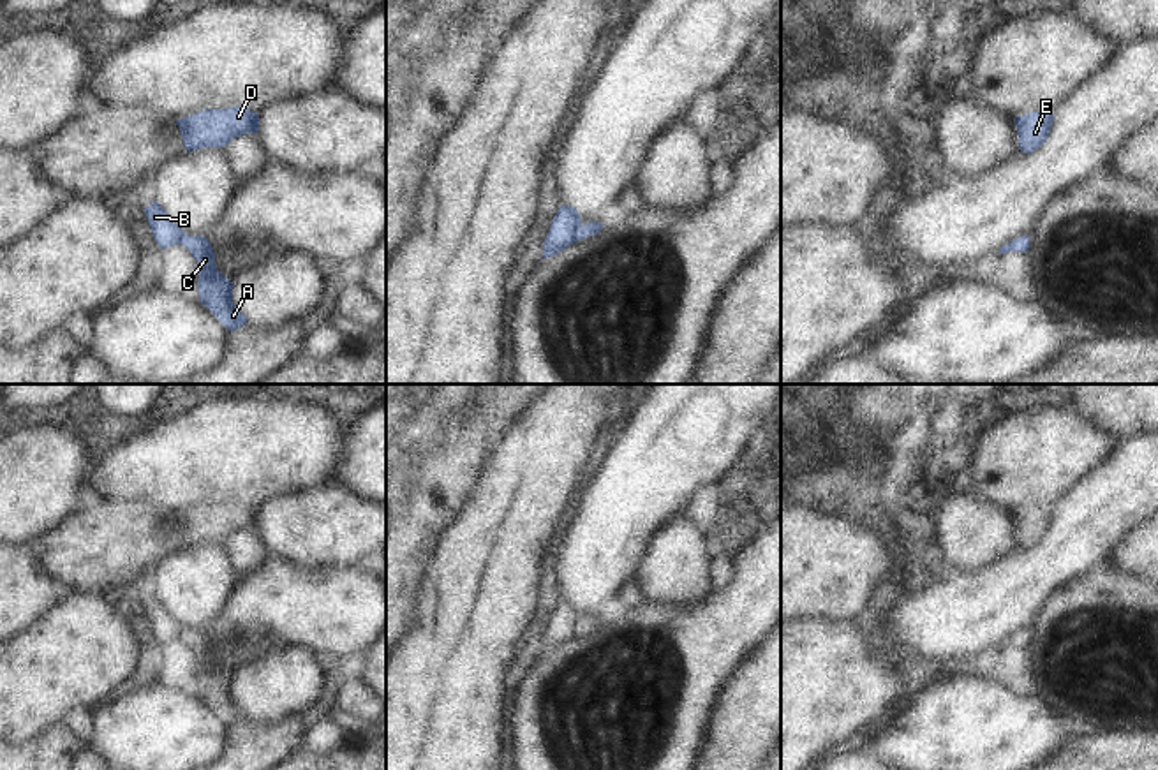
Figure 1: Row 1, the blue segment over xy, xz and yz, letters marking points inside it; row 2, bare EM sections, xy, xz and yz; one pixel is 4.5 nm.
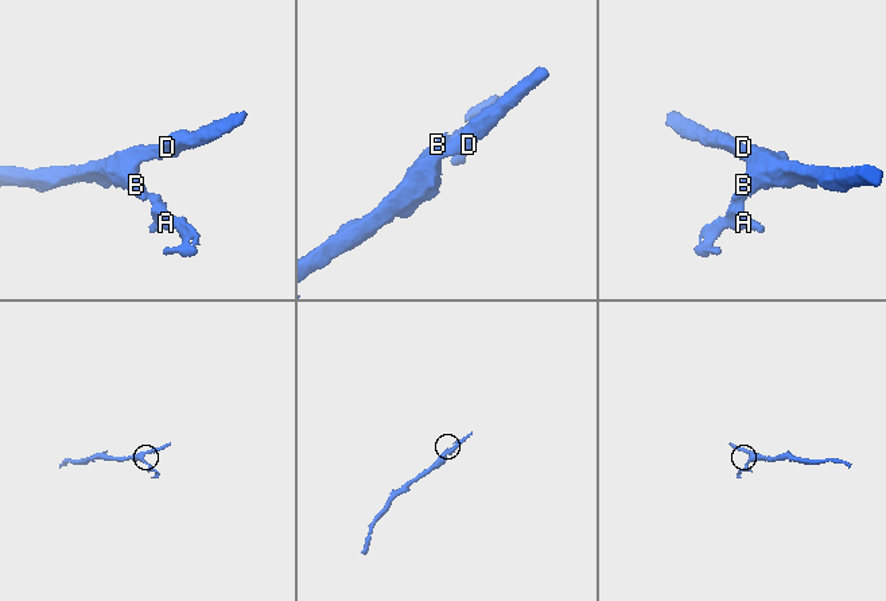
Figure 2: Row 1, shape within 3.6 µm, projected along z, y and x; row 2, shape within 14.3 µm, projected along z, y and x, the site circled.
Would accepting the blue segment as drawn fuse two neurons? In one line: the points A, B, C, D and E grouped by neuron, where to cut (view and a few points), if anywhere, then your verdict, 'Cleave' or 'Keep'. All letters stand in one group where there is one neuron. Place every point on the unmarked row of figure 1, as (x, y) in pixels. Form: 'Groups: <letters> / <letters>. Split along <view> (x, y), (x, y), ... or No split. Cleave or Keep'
Groups: A B C D E. No split. Keep.

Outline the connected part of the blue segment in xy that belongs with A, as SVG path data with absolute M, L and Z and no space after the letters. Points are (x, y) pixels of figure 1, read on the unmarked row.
M153 596L143 603L152 629L160 643L183 640L197 655L199 696L233 728L247 719L247 712L233 698L233 677L215 661L215 647L204 631L189 631L169 608Z

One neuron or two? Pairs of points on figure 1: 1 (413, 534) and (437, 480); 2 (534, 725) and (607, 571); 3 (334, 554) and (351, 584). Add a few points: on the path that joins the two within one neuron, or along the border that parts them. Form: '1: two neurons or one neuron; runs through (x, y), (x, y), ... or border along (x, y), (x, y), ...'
1: one neuron; runs through (423, 520), (429, 515), (429, 494)
2: two neurons; border along (619, 608), (603, 621)
3: two neurons; border along (300, 562), (311, 568), (351, 566)

